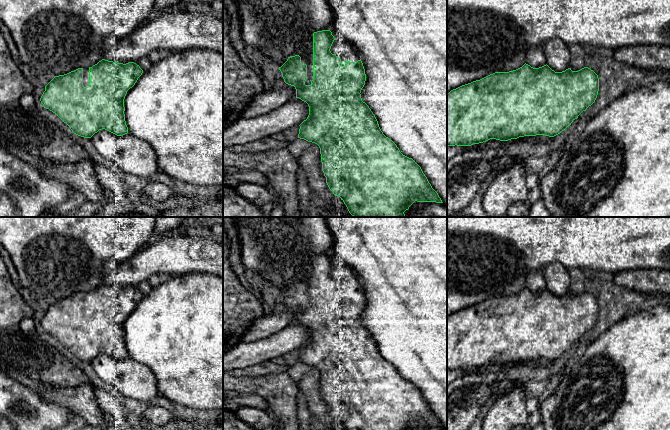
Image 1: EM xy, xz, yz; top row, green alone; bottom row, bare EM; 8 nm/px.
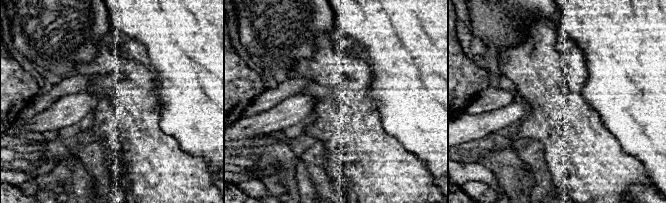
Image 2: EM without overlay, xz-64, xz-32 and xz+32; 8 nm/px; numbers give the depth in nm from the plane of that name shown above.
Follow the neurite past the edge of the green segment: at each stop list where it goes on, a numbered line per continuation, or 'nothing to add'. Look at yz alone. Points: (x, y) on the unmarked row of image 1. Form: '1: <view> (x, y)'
nothing to add

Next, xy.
1: xy (85, 294)

